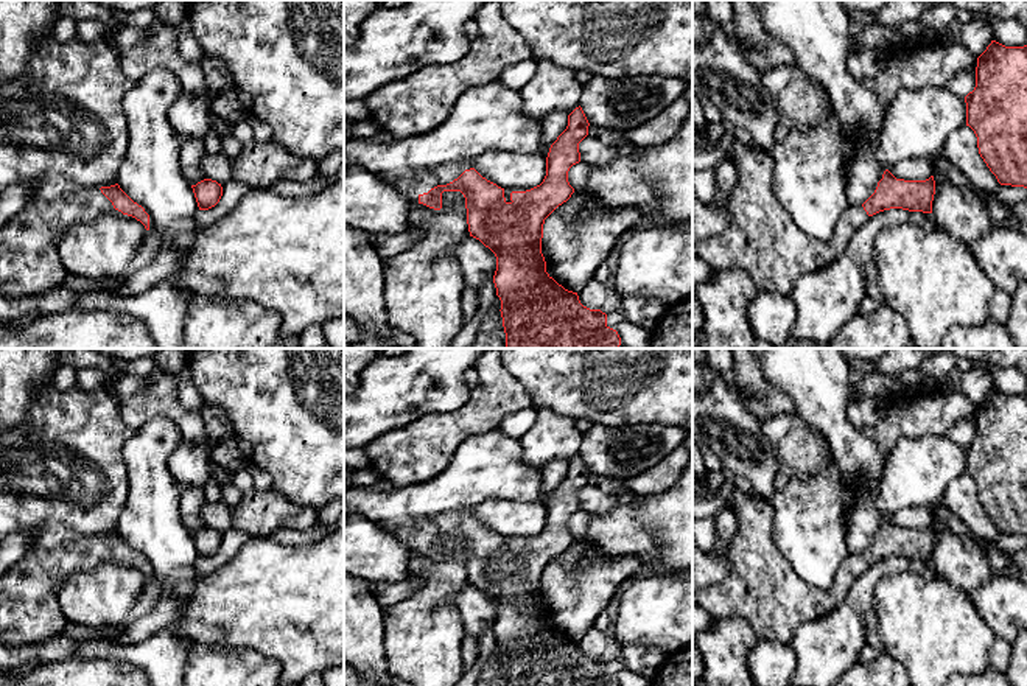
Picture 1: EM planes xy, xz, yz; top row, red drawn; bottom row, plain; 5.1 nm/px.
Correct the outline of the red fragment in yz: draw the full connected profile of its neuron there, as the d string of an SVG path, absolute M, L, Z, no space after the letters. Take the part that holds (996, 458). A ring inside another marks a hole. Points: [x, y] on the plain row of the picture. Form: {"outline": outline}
{"outline": "M996 389L977 406L976 436L965 445L966 474L977 485L979 502L1001 534L1027 537L1027 394L1005 395Z"}

